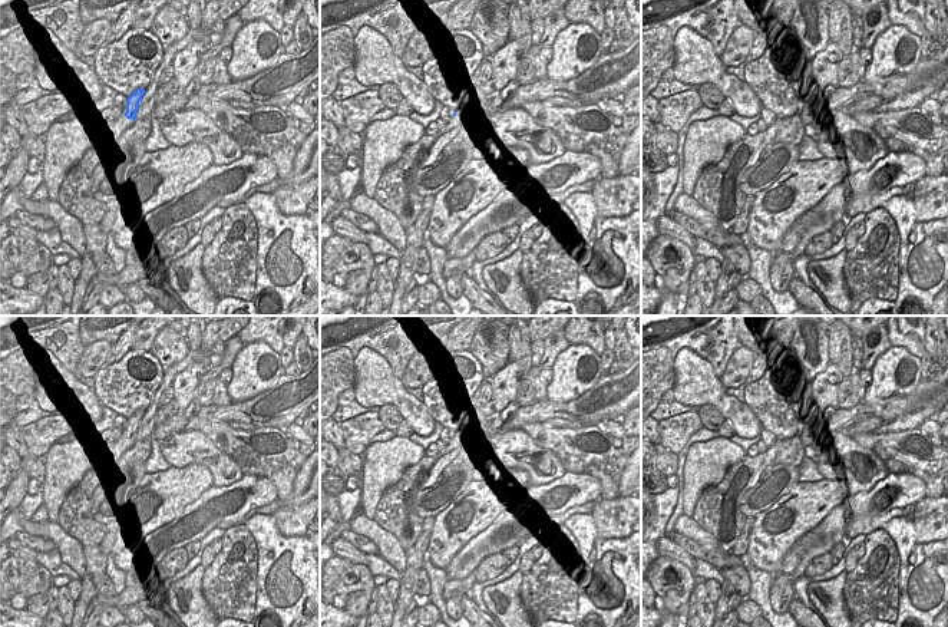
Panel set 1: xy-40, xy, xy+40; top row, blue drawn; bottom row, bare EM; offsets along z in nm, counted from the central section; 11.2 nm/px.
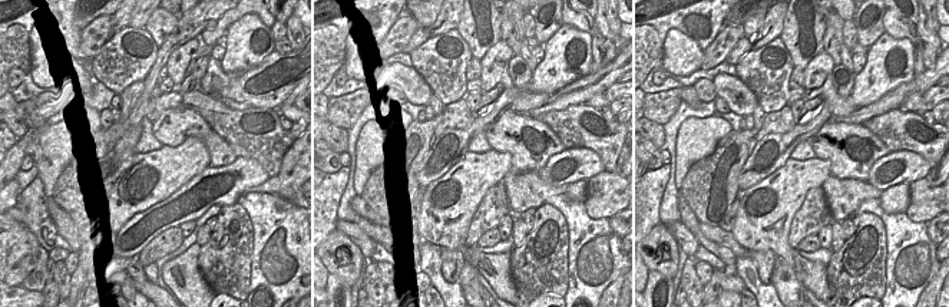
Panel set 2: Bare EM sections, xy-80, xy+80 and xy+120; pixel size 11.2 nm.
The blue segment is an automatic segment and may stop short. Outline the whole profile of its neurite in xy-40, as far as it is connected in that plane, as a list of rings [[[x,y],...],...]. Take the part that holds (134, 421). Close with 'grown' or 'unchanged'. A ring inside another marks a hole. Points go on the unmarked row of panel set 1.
[[[136,410],[126,423],[125,436],[119,438],[119,451],[102,459],[98,465],[89,468],[80,482],[70,489],[63,501],[59,518],[62,522],[80,521],[90,524],[93,519],[90,514],[92,498],[103,488],[110,486],[120,471],[128,465],[123,453],[132,449],[136,443],[138,426],[145,415],[145,410]]]; grown

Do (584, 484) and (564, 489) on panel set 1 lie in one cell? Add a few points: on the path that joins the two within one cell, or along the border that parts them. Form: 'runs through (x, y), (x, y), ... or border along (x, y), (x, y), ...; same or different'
runs through (580, 488), (568, 489); same

